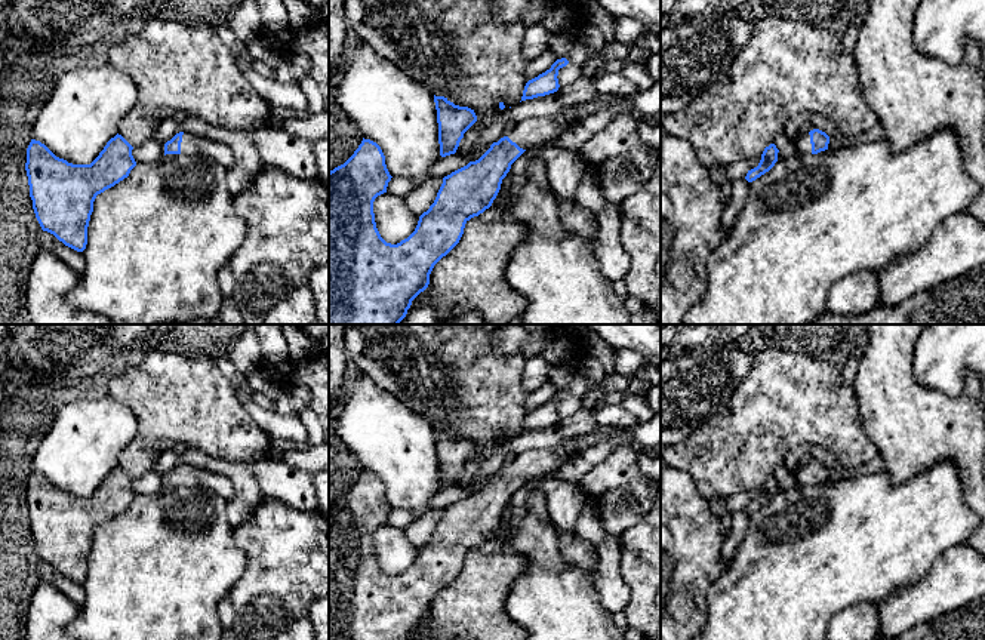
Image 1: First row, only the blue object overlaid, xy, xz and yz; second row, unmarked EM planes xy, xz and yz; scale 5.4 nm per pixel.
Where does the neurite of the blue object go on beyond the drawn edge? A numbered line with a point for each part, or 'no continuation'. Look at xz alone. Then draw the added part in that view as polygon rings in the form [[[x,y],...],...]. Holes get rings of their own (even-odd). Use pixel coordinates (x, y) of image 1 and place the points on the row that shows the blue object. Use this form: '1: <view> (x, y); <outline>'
1: xz (532, 132); [[[597,93],[591,101],[567,107],[555,116],[530,117],[521,120],[512,130],[510,130],[507,136],[523,150],[550,145],[570,127],[581,124],[585,117],[624,98],[627,96]]]

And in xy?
1: xy (193, 145); [[[187,132],[182,135],[181,154],[210,159],[227,169],[234,166],[234,154],[227,144]]]

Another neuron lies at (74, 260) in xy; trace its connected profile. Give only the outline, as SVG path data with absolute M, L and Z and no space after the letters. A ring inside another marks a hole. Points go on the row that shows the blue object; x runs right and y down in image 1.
M41 231L39 243L40 243L41 250L46 250L55 255L56 258L59 258L64 264L73 268L77 274L83 274L84 267L86 267L83 252L77 252L65 246L53 234L47 231Z

